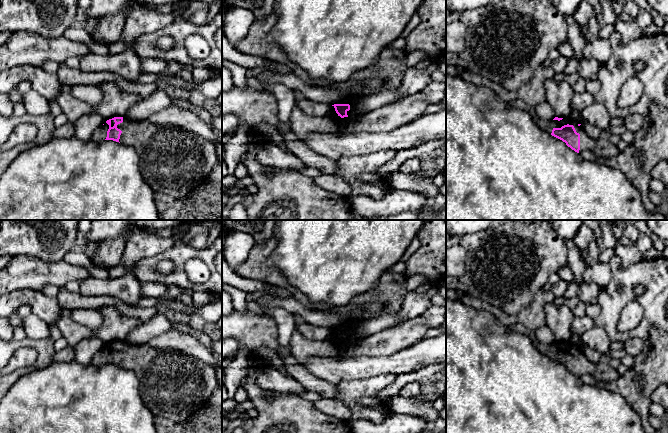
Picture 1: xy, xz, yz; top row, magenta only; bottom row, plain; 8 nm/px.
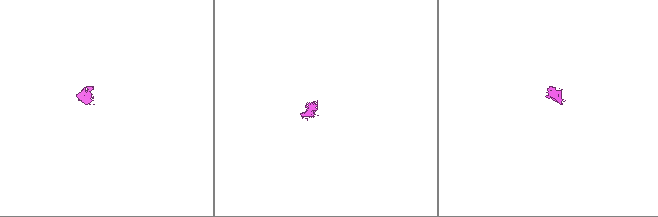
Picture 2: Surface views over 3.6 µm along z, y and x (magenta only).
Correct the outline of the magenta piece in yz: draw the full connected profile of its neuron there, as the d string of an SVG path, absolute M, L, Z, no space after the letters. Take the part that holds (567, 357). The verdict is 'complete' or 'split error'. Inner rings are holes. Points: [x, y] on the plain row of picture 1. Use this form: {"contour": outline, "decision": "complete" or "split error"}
{"contour": "M521 323L514 324L510 329L516 333L528 335L539 352L562 364L577 377L589 374L597 381L608 383L614 381L619 376L617 369L611 367L609 363L591 363L585 357L581 348L575 346L573 343L555 341L552 345L541 344L537 341L534 333Z", "decision": "split error"}

